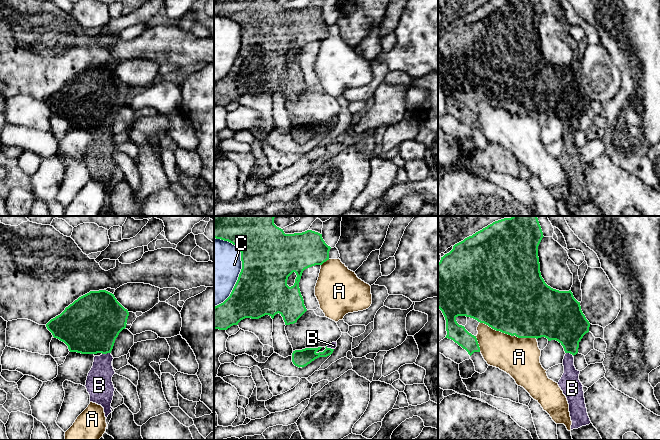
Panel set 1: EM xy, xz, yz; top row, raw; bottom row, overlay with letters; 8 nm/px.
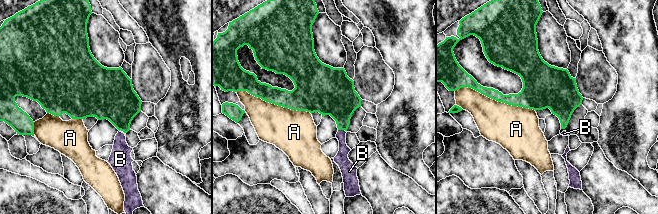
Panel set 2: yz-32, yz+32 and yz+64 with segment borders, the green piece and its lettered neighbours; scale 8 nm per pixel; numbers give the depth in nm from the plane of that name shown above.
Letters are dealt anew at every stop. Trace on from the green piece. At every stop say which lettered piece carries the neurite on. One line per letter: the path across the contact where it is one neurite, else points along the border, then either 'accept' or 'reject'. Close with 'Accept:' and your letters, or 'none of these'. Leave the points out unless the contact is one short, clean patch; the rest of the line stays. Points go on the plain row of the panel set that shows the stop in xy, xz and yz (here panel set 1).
A: reject
B: runs through xy (91, 102), (104, 120), (106, 129), (99, 159); accept
C: reject
Accept: B

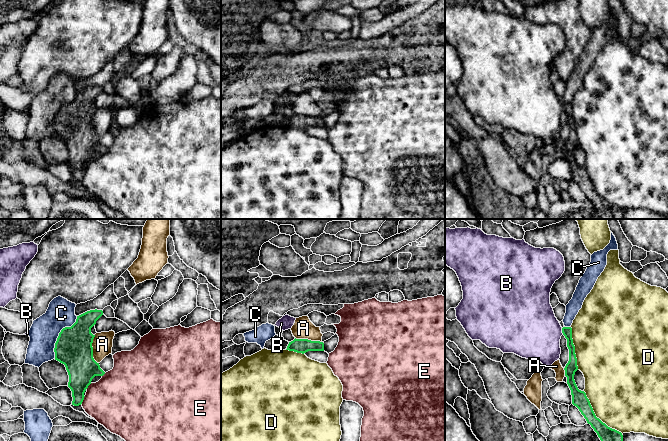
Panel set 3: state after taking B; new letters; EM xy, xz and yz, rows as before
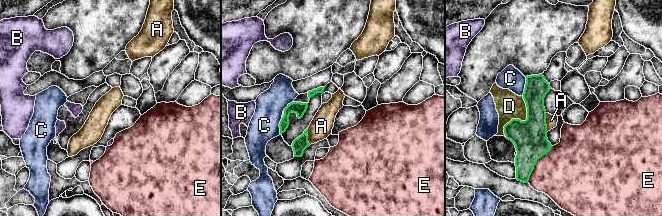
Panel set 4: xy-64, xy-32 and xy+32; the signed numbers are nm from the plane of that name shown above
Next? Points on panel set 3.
A: border along xy (94, 111), (92, 119), (93, 134), (98, 139); reject
B: reject
C: reject
D: reject
E: reject
Accept: none of these

